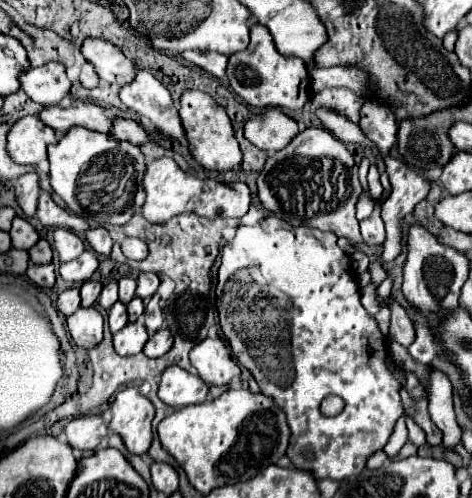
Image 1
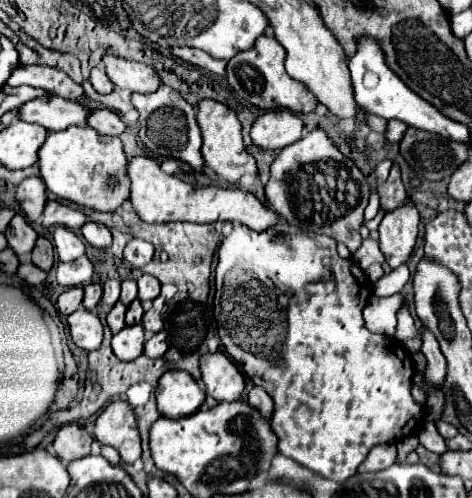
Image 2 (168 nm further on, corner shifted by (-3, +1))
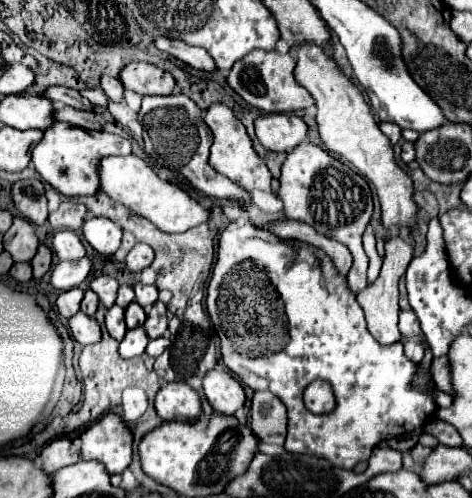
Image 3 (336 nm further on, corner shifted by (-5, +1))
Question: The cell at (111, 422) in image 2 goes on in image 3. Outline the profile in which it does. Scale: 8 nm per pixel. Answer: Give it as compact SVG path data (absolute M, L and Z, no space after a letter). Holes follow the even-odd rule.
M110 411L94 421L82 435L82 459L94 459L106 465L106 471L122 473L132 463L134 435L124 419Z

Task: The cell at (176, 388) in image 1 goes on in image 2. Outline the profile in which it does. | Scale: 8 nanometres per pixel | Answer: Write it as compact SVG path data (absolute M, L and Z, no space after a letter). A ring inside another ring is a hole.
M168 371L160 377L156 387L156 403L158 411L164 417L180 419L188 417L188 413L196 413L206 399L206 393L198 387L190 373Z

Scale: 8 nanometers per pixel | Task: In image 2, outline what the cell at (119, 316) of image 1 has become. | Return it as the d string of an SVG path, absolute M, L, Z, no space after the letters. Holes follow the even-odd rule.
M118 301L118 303L112 307L112 311L108 313L106 323L108 323L108 327L110 327L112 333L118 333L120 329L126 327L126 323L124 323L124 313L126 313L126 307L124 307L120 301Z

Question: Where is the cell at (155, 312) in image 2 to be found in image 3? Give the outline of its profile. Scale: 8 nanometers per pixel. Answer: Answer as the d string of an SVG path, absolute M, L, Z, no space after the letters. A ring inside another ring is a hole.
M156 301L148 313L148 319L144 323L144 329L150 339L160 337L168 329L168 317L166 317L166 305L162 301Z

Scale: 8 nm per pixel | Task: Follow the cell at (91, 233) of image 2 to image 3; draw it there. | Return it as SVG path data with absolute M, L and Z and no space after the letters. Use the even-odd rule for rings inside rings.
M88 217L84 221L82 227L84 239L100 253L100 255L114 255L116 249L120 247L120 239L122 239L122 229L106 219L106 217Z

